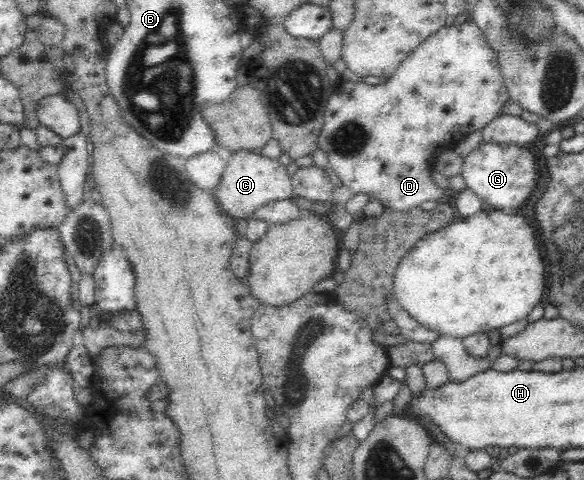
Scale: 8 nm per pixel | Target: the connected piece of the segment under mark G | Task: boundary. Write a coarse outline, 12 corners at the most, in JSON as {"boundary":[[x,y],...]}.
{"boundary":[[481,142],[464,158],[466,188],[515,212],[538,185],[525,146]]}

